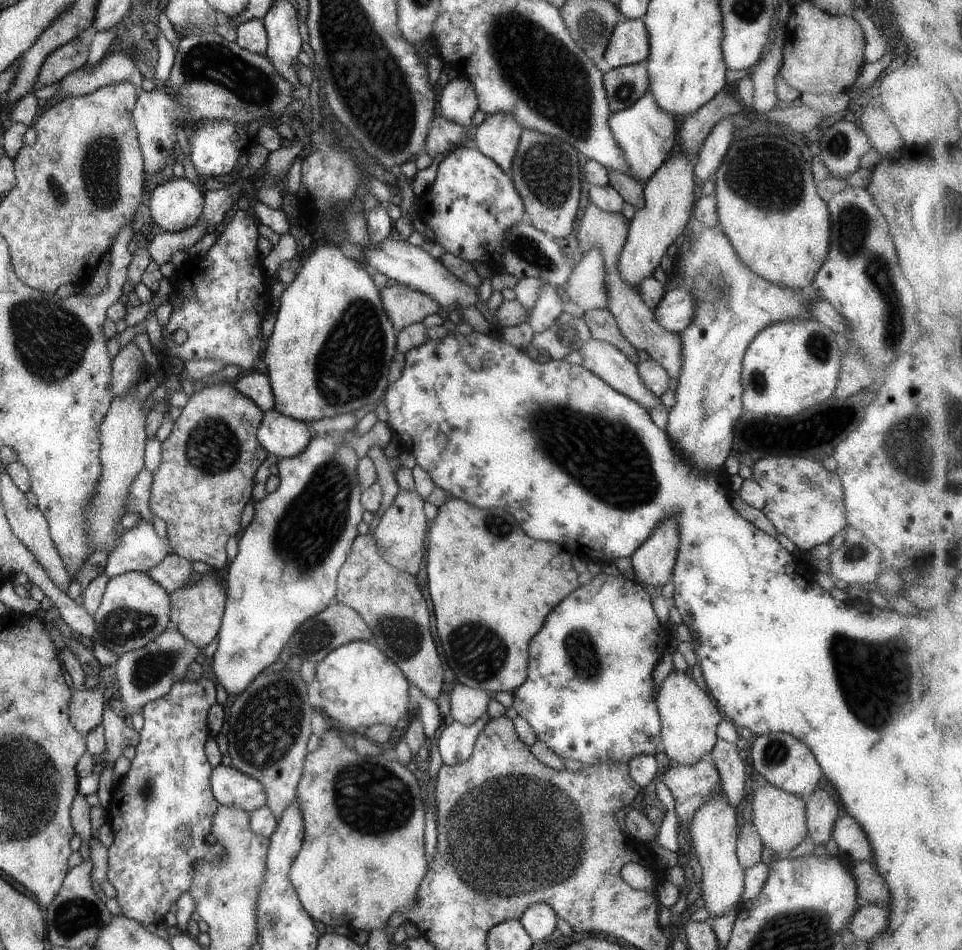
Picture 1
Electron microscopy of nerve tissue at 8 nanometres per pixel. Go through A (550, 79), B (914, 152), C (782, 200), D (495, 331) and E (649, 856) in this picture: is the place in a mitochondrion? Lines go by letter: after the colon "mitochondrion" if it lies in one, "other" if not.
A: mitochondrion
B: other
C: mitochondrion
D: other
E: other

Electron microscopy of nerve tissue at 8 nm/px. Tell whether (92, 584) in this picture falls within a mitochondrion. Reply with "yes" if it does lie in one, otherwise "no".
no

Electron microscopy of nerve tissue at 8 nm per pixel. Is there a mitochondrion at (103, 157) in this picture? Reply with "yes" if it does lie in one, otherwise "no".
yes

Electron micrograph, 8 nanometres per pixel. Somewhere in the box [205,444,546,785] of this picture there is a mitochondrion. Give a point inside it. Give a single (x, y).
(309, 529)

